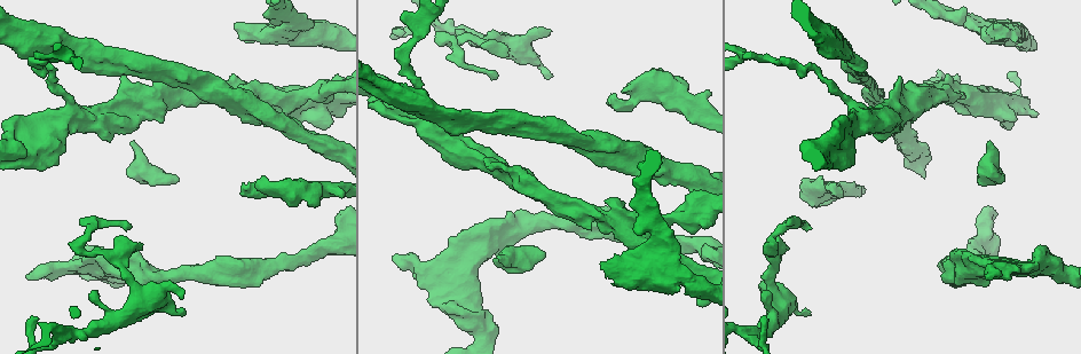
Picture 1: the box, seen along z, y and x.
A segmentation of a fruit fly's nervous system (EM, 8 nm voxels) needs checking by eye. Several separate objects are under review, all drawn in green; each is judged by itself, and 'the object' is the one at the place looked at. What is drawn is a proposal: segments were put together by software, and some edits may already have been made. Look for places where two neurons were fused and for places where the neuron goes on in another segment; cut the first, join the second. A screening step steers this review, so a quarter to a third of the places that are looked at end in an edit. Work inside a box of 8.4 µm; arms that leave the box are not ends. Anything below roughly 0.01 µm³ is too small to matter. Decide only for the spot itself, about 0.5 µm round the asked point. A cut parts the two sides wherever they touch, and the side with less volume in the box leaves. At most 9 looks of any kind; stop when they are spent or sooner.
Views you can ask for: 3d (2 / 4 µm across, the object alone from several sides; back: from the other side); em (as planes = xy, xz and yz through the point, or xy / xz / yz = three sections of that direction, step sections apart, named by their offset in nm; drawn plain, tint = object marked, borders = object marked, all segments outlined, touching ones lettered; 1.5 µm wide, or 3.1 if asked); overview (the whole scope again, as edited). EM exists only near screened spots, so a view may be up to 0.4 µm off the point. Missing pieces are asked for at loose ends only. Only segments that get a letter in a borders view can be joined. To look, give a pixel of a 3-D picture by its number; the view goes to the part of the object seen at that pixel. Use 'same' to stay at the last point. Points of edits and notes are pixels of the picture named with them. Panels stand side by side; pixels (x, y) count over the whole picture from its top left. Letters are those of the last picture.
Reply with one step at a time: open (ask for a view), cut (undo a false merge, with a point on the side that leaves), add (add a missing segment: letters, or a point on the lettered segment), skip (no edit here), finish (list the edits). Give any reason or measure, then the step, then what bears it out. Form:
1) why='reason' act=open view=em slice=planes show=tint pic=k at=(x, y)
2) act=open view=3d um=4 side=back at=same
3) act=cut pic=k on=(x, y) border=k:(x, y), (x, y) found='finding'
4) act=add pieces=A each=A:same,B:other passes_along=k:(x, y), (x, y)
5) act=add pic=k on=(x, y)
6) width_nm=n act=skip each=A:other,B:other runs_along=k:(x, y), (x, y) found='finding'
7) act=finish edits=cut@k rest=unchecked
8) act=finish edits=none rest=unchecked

why='calibre changes' act=open view=em slice=planes show=plain pic=1 at=(902, 83)

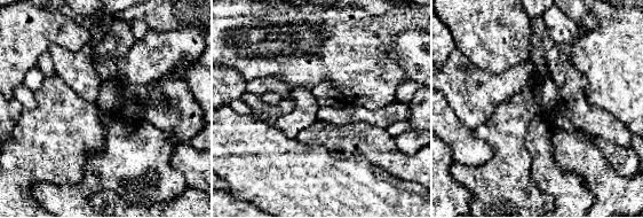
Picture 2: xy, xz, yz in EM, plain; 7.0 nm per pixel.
why='see the neighbours' act=open view=em slice=planes show=borders at=same

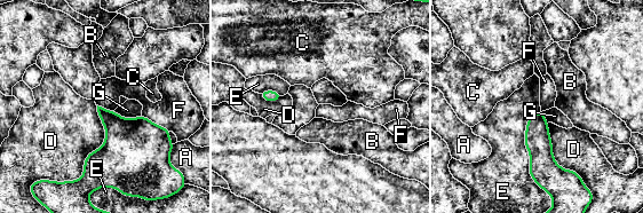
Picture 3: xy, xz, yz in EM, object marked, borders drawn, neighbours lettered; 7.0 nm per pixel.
width_nm=140 longest_contact=D:550nm act=skip each=A:other,B:other,C:other,D:other,E:other,F:other,G:other found='continuous, no second neuron'

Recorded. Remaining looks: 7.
why='arms part here' act=open view=em slice=yz step=8 show=tint pic=1 at=(481, 42)

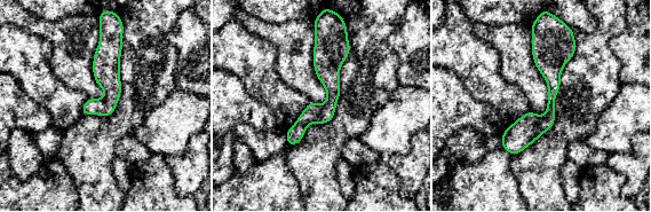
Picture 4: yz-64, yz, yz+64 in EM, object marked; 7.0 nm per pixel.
why='another direction' act=open view=em slice=xz step=8 show=borders at=same

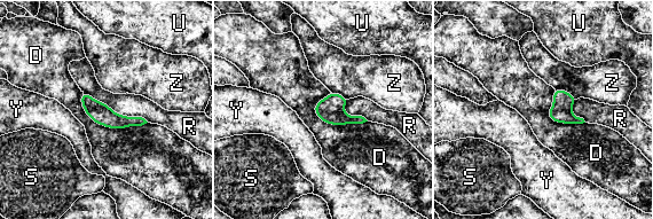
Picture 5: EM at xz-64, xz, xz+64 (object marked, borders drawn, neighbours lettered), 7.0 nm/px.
width_nm=150 act=skip each=D:other,R:other,S:other,U:other,Y:other,Z:other runs_along=5:(84, 96), (112, 120), (141, 122) found='all the same neuron'

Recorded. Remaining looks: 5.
why='thick end' act=open view=3d um=4 pic=1 at=(851, 164)

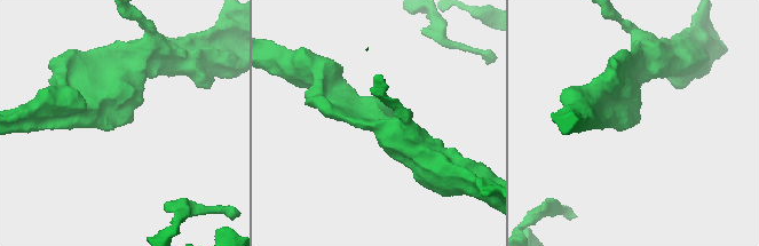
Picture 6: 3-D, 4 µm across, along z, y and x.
act=open view=em slice=planes show=borders pic=6 at=(114, 126)

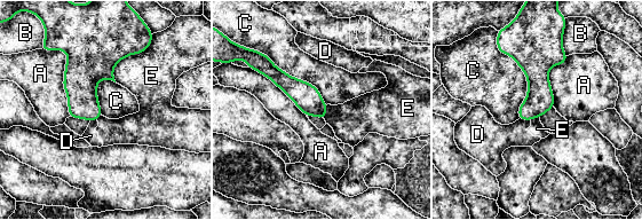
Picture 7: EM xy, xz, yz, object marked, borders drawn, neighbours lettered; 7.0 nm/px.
act=skip each=A:other,B:other,C:other,D:other,E:other runs_along=7:(269, 67), (322, 115) found='none of them fits'

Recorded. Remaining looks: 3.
why='branch stops here' act=open view=em slice=planes show=plain pic=1 at=(29, 278)

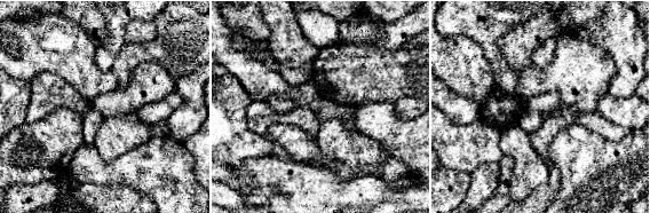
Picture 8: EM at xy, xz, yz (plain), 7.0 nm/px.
why='with the object marked' act=open view=em slice=planes show=tint at=same

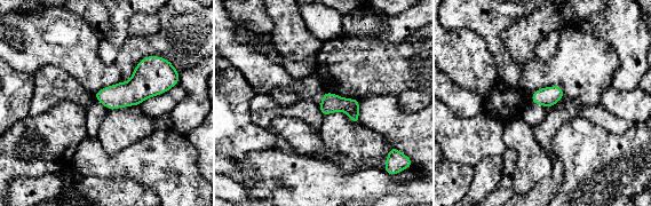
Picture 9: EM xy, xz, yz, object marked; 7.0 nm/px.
why='what lies round it' act=open view=em slice=planes show=borders at=same

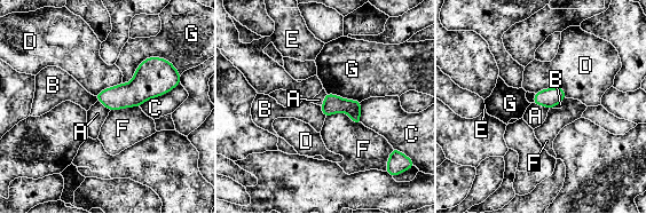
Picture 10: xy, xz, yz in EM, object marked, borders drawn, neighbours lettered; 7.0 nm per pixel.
act=skip each=A:other,B:other,C:other,D:other,E:other,F:other,G:other border=10:(532, 103), (544, 105), (549, 109) found='no lettered segment goes on from it'

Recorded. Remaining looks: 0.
act=finish edits=none rest=unchecked

